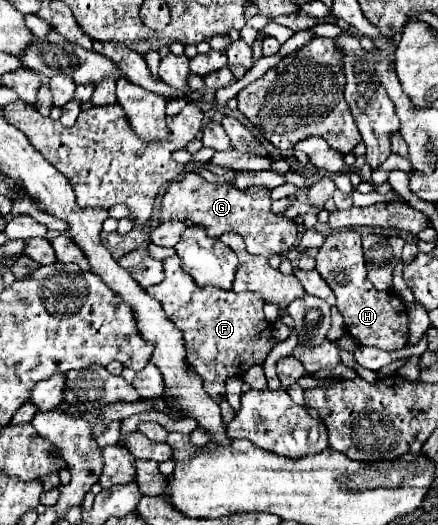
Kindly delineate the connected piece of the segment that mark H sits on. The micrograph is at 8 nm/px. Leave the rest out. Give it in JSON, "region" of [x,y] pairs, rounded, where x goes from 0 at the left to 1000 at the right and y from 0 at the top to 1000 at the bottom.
{"region":[[[813,438],[772,442],[744,450],[740,465],[726,472],[721,514],[749,537],[767,560],[767,583],[785,602],[785,617],[799,640],[808,640],[822,659],[858,659],[872,667],[913,667],[932,651],[932,598],[922,575],[890,556],[863,556],[836,530],[826,450]]]}

